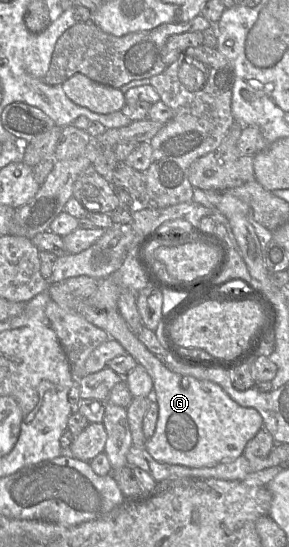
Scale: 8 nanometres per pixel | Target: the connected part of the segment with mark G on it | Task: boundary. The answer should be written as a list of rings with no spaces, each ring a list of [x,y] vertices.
[[[63,281],[49,285],[48,292],[51,300],[62,309],[76,313],[106,331],[152,378],[152,397],[158,404],[158,419],[154,434],[146,440],[145,449],[156,461],[190,468],[230,462],[243,454],[246,444],[263,428],[263,419],[257,410],[238,405],[218,384],[171,371],[160,357],[139,341],[118,309],[98,310],[90,306],[86,298],[67,292]]]

